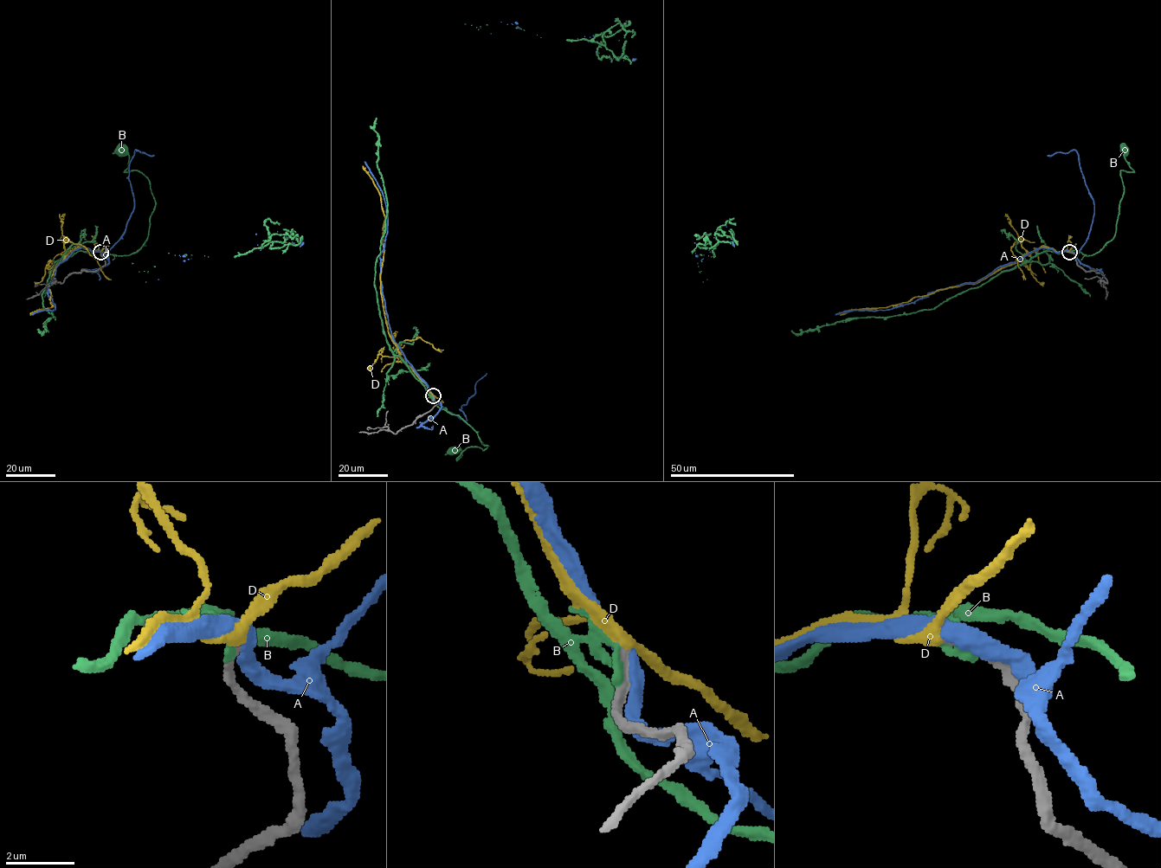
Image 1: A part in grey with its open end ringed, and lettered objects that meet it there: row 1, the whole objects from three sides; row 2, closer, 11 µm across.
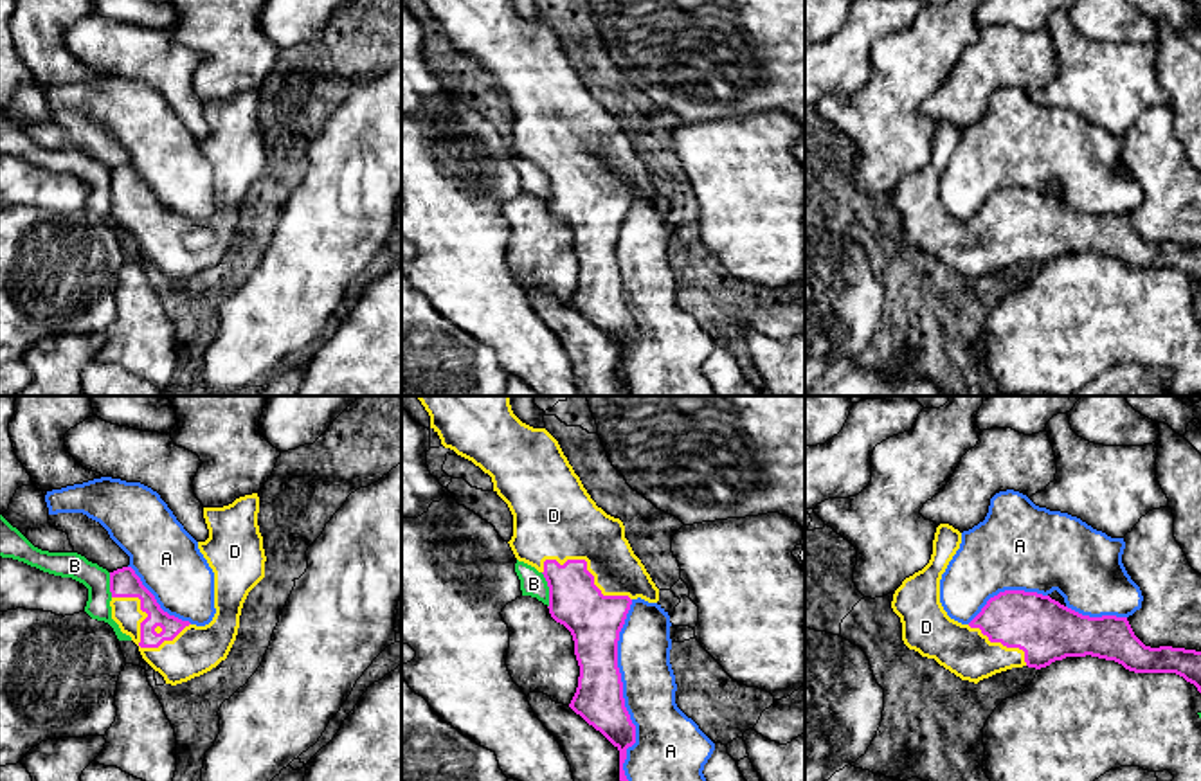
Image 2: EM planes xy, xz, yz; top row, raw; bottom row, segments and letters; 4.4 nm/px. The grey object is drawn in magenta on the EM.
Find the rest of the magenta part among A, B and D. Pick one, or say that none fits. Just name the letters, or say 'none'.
D

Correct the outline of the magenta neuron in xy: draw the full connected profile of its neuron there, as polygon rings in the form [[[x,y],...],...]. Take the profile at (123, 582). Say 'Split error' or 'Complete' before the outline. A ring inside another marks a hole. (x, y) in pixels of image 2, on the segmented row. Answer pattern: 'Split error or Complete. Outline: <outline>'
Split error. Outline: [[[257,493],[223,507],[203,507],[209,538],[198,549],[214,572],[212,621],[191,624],[160,608],[131,567],[110,572],[112,619],[139,646],[166,684],[200,677],[227,659],[248,592],[265,578],[265,549],[257,525]]]

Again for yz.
Split error. Outline: [[[940,524],[933,540],[929,563],[906,578],[895,590],[891,608],[902,623],[902,641],[922,657],[935,659],[940,666],[978,684],[1012,668],[1046,668],[1066,657],[1098,657],[1115,660],[1134,673],[1176,673],[1194,684],[1201,693],[1201,651],[1145,646],[1133,632],[1127,617],[1082,615],[1050,596],[1025,590],[1005,590],[990,597],[981,612],[962,624],[947,615],[940,603],[940,579],[962,543],[962,533],[949,524]]]

